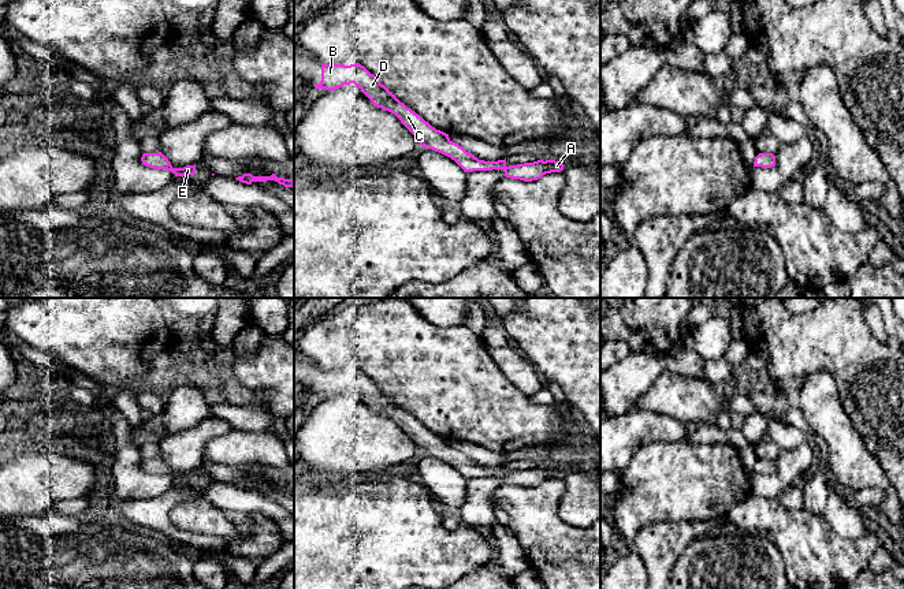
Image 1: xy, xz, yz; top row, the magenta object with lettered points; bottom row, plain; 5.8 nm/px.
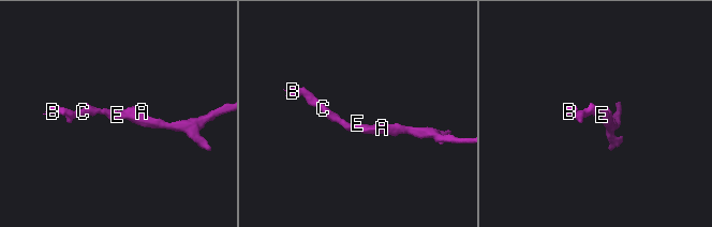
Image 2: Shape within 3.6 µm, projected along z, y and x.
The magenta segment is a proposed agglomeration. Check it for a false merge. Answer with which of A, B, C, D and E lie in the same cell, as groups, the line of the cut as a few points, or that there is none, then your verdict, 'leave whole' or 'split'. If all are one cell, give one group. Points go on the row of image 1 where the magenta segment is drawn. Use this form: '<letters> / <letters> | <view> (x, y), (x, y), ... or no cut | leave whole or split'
A B C D E | no cut | leave whole

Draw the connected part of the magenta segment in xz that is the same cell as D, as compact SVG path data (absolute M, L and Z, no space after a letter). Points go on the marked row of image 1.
M360 63L321 64L321 81L316 89L335 90L343 85L354 83L377 108L394 113L401 123L417 138L423 148L439 152L454 160L465 172L502 169L506 178L532 182L546 174L561 172L563 164L555 160L537 160L517 165L506 165L505 160L484 161L453 142L449 134L436 130L420 115L401 102L380 81Z

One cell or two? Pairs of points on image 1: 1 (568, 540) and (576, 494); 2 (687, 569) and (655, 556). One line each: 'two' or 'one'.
1: two
2: two

